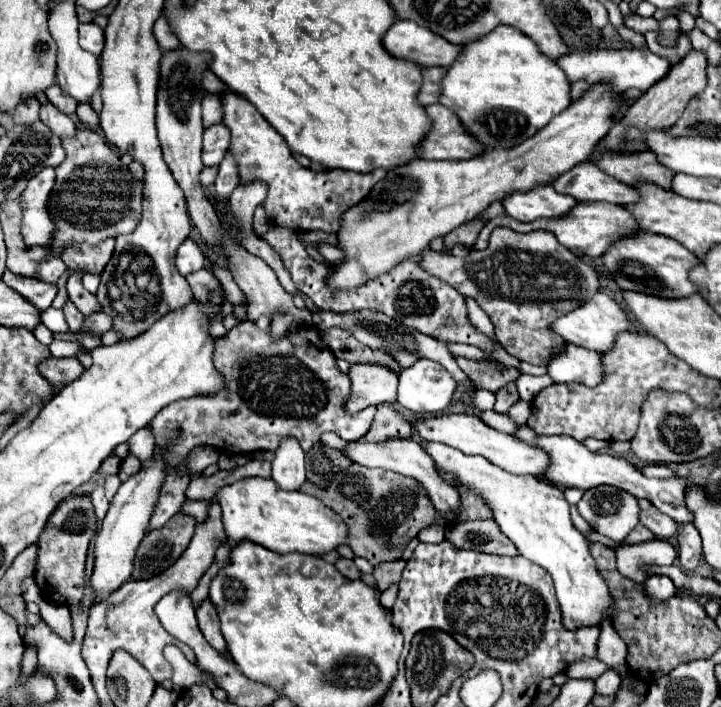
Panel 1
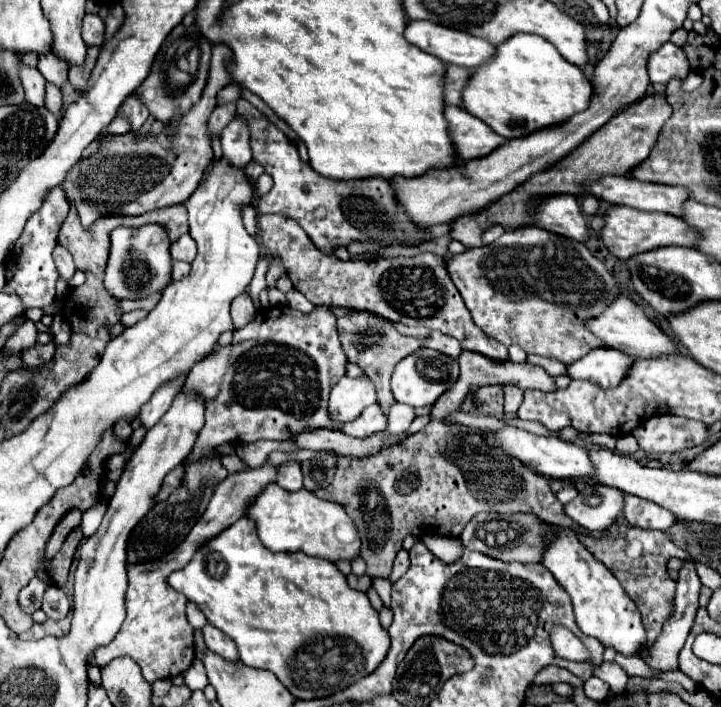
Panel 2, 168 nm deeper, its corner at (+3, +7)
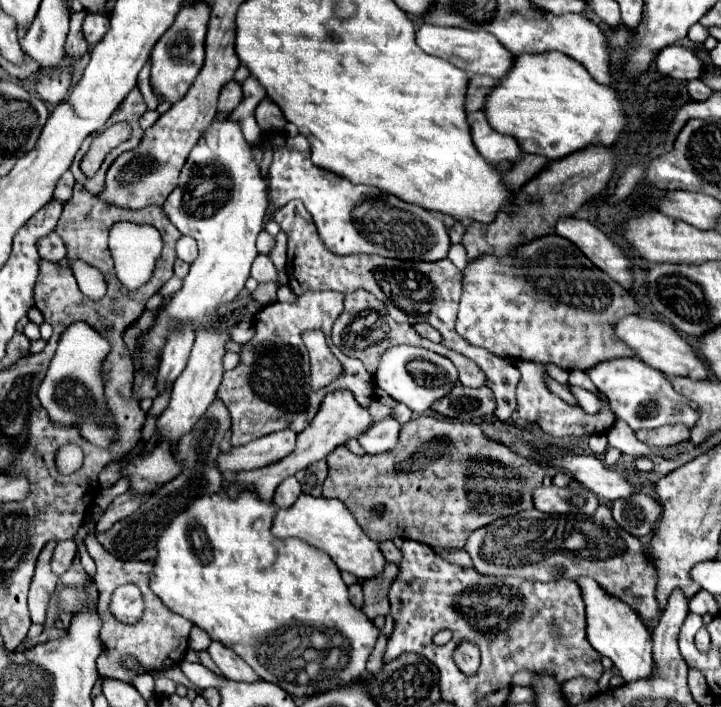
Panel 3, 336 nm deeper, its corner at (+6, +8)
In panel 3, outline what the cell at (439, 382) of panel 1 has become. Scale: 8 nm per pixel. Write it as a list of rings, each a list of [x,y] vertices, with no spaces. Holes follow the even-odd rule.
[[[394,346],[394,348],[390,348],[390,350],[386,350],[382,354],[382,360],[380,360],[374,382],[376,382],[378,388],[386,390],[392,398],[396,398],[398,402],[404,402],[412,412],[424,414],[426,410],[430,410],[430,406],[438,398],[444,398],[456,386],[458,370],[446,356],[440,356],[440,354],[432,352],[432,350],[416,348],[416,346]],[[412,360],[422,360],[424,364],[428,364],[426,372],[420,372],[420,374],[408,372],[408,364]]]

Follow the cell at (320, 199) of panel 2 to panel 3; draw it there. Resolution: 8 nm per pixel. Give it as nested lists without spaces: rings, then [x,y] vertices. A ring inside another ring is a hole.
[[[266,132],[264,142],[268,142],[272,146],[272,164],[268,168],[268,196],[274,204],[274,208],[282,208],[292,198],[300,198],[304,202],[306,210],[312,214],[318,234],[330,252],[334,252],[334,254],[378,254],[378,256],[386,256],[386,258],[426,260],[426,262],[446,258],[448,248],[450,248],[450,238],[448,238],[446,226],[444,226],[444,222],[440,222],[440,218],[436,218],[426,208],[420,208],[418,204],[408,204],[408,202],[400,200],[398,196],[386,194],[382,190],[366,186],[366,184],[352,184],[346,178],[340,178],[328,170],[314,166],[310,160],[310,144],[304,136],[290,138],[286,132]]]

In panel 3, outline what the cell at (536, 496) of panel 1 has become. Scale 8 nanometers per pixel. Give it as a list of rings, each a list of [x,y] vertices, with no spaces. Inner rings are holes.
[[[590,576],[578,578],[576,584],[578,584],[584,604],[586,604],[586,636],[588,636],[588,642],[592,644],[592,648],[596,652],[600,652],[602,656],[608,656],[626,682],[650,678],[652,670],[654,670],[652,638],[650,638],[650,630],[640,620],[640,616],[628,604],[624,604],[620,598],[610,596]]]

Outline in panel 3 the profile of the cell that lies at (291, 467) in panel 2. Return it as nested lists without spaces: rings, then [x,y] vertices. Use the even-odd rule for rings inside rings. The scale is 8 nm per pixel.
[[[288,476],[278,488],[276,488],[276,494],[274,494],[274,502],[282,508],[288,508],[296,502],[296,498],[300,496],[300,484],[294,476]]]

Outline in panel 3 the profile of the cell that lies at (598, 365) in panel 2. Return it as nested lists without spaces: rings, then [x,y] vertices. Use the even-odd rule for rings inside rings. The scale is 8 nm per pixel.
[[[616,358],[608,362],[600,362],[588,370],[584,370],[594,386],[606,394],[612,400],[612,412],[618,420],[624,420],[634,432],[640,428],[658,428],[664,424],[688,424],[690,428],[698,420],[696,408],[666,380],[666,376],[646,364],[638,358]],[[628,396],[628,400],[624,400]],[[624,412],[636,412],[630,416],[624,416]]]

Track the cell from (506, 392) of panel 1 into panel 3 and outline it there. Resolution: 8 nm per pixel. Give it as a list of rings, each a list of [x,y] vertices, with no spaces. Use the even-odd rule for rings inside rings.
[[[454,386],[452,392],[440,400],[436,400],[436,404],[432,404],[432,408],[444,416],[468,420],[468,418],[492,416],[496,410],[496,400],[488,386],[482,386],[482,388]]]

